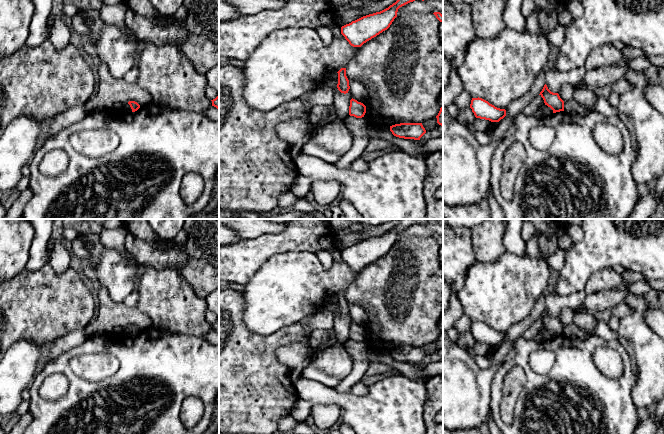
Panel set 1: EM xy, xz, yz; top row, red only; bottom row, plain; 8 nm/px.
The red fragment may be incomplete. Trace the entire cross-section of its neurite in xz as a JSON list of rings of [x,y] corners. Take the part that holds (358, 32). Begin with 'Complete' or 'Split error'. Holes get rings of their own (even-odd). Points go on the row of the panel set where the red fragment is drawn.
Complete. [[[397,0],[388,8],[363,16],[341,27],[341,34],[353,47],[364,43],[387,30],[397,17],[398,9],[415,0]]]

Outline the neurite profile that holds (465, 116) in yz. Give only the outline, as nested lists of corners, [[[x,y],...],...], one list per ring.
[[[470,107],[459,109],[457,121],[467,126],[473,131],[473,124],[475,120],[475,115]]]

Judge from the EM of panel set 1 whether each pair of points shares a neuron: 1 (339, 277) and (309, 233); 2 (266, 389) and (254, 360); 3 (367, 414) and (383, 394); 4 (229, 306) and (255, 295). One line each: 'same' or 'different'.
1: different
2: same
3: same
4: different

